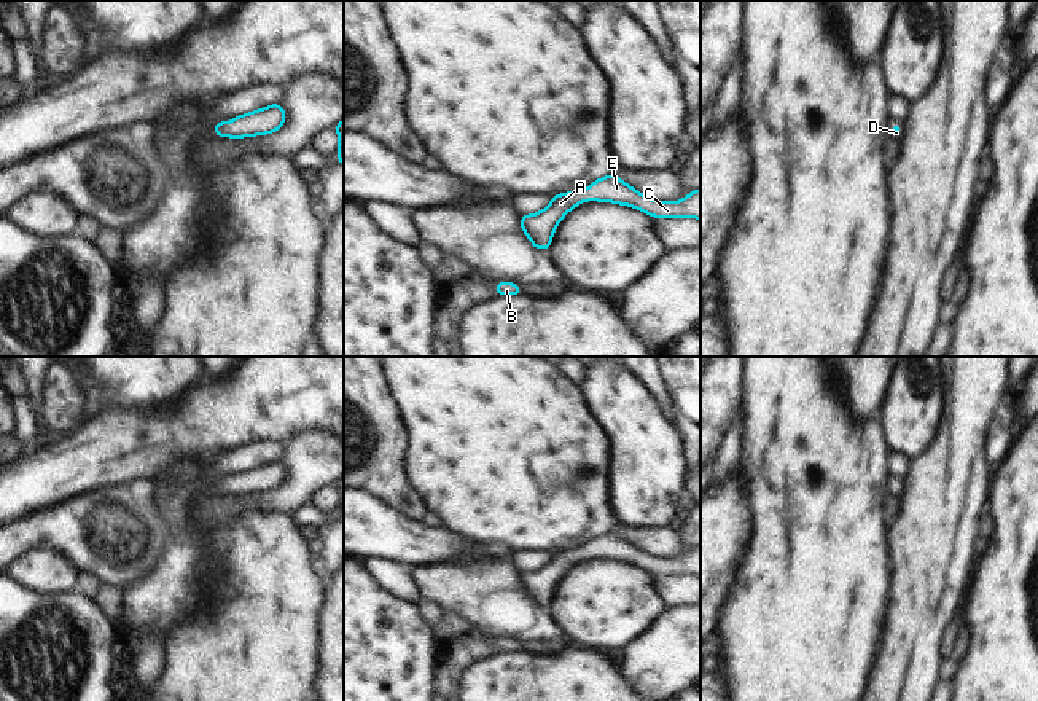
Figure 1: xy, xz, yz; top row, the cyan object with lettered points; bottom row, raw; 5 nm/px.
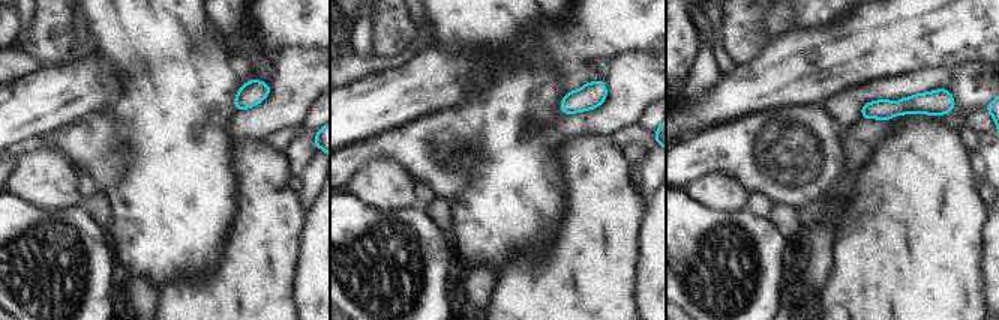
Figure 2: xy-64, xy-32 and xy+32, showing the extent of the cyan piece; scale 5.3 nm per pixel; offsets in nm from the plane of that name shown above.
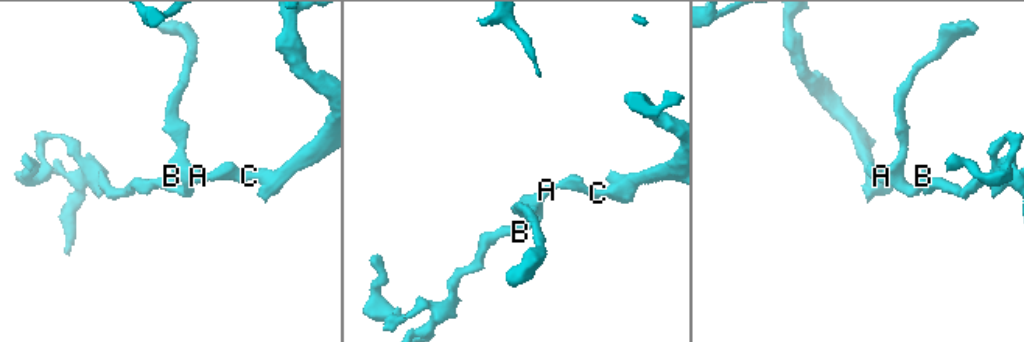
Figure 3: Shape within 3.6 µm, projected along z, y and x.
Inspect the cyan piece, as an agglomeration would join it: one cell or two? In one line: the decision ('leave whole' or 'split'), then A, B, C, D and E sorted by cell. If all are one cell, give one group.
leave whole | A B C D E

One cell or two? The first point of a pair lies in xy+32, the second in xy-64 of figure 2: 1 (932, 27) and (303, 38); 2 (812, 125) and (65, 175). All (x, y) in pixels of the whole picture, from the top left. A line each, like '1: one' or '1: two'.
1: one
2: two

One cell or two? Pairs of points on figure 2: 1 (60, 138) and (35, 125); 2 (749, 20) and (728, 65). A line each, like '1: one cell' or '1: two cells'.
1: two cells
2: two cells

